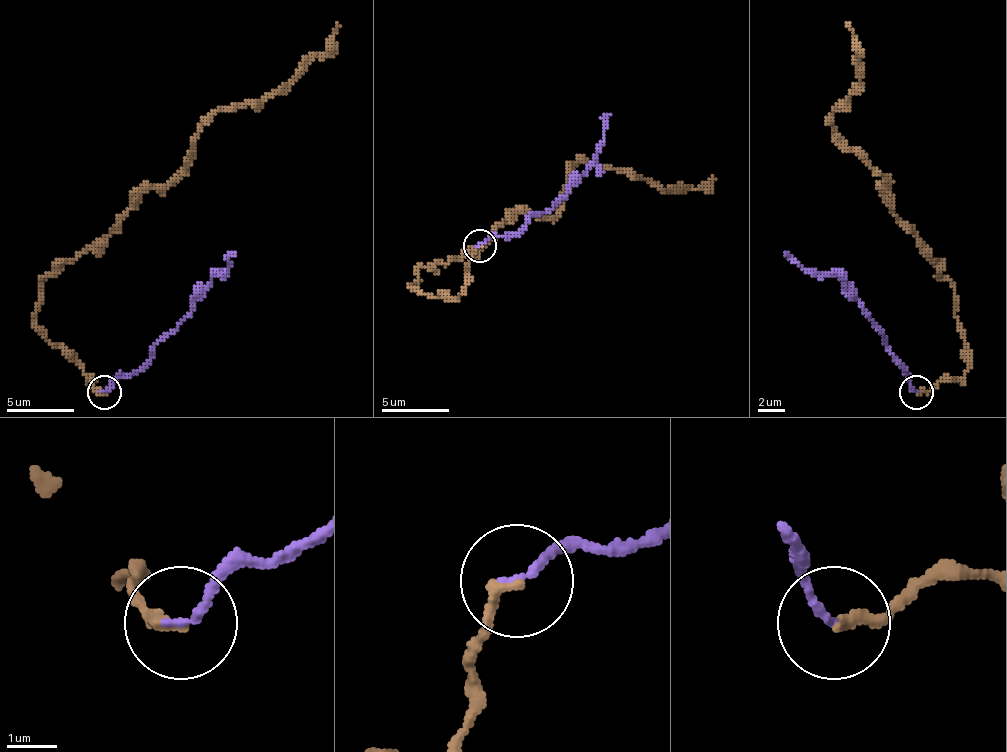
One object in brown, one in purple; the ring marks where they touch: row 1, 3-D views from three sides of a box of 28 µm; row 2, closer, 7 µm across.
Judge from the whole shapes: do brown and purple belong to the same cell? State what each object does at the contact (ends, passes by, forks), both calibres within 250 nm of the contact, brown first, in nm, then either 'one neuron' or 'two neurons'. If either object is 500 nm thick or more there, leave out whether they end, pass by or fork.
brown ends | purple ends | 240/160 nm | one neuron

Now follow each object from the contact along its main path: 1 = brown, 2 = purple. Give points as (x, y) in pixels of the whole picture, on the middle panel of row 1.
1: (479, 246), (458, 297), (411, 287), (519, 213), (553, 216), (580, 162), (665, 189), (712, 175)
2: (479, 246), (492, 236), (512, 236), (567, 192), (590, 165), (611, 115)

